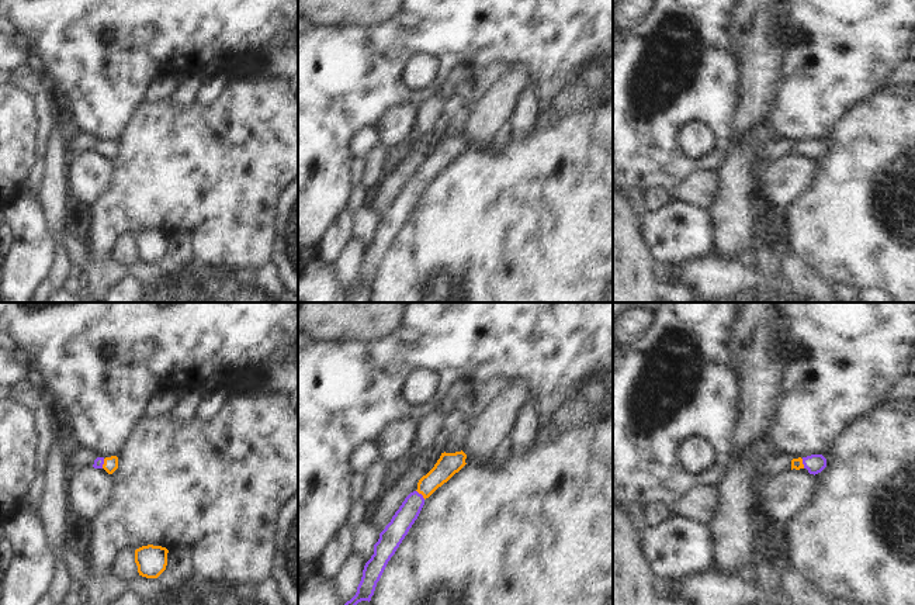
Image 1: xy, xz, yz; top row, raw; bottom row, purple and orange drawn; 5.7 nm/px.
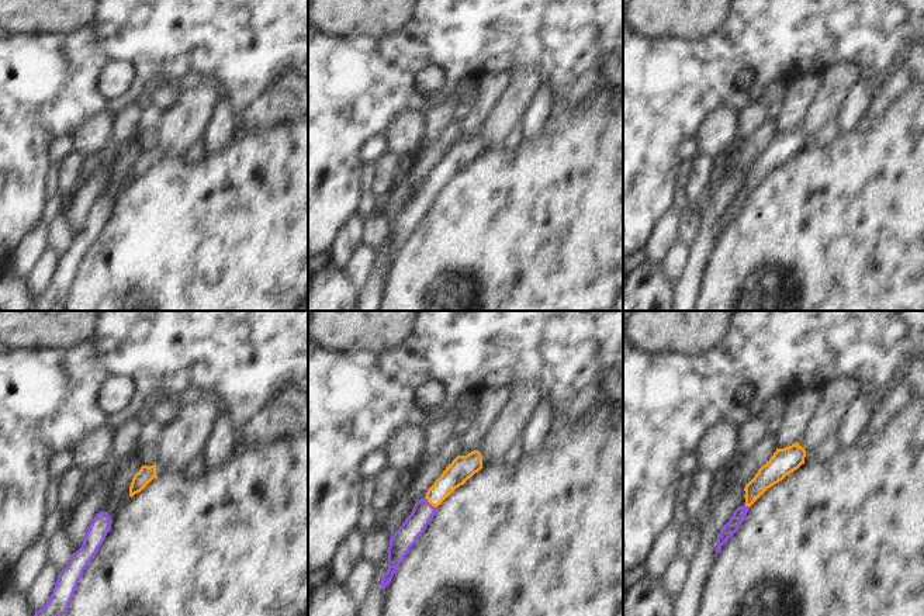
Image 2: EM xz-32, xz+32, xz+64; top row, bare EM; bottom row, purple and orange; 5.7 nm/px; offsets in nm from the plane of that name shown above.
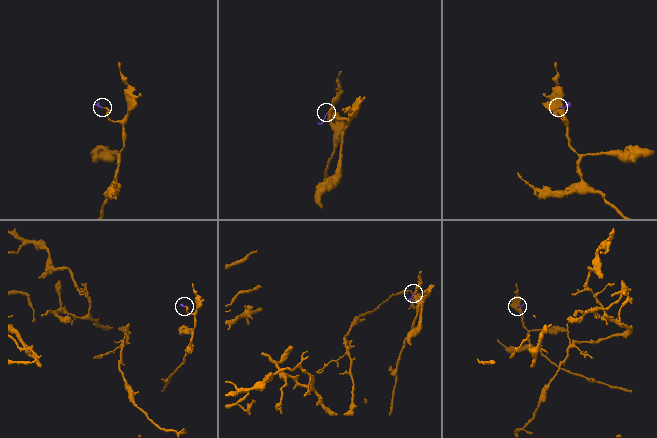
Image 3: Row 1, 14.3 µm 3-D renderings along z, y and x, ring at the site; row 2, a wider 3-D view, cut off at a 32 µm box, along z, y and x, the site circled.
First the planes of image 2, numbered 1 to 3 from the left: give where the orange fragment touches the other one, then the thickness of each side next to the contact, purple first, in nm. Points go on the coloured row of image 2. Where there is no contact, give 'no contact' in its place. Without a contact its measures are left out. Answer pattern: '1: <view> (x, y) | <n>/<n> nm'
1: no contact
2: xz+32 (428, 502) | 120/140 nm
3: xz+64 (744, 505) | 80/130 nm

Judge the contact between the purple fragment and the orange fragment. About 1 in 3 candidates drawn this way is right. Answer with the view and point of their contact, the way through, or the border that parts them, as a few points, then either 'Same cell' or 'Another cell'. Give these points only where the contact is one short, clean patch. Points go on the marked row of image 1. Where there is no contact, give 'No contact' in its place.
Touches purple at xz (420, 494). Path across: xz (397, 529), (420, 494), (449, 463). Same cell.

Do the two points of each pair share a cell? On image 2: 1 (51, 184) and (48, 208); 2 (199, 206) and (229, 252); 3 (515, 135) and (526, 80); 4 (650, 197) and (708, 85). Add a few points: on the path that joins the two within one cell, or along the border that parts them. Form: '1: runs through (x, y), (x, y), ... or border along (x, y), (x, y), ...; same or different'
1: runs through (51, 190), (51, 203); same
2: runs through (199, 217), (199, 221), (218, 241); same
3: border along (516, 124), (501, 146); different
4: runs through (650, 169), (650, 142), (679, 113); same

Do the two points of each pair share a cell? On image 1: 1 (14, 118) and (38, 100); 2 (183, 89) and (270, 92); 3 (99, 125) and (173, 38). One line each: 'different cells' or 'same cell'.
1: different cells
2: different cells
3: same cell

